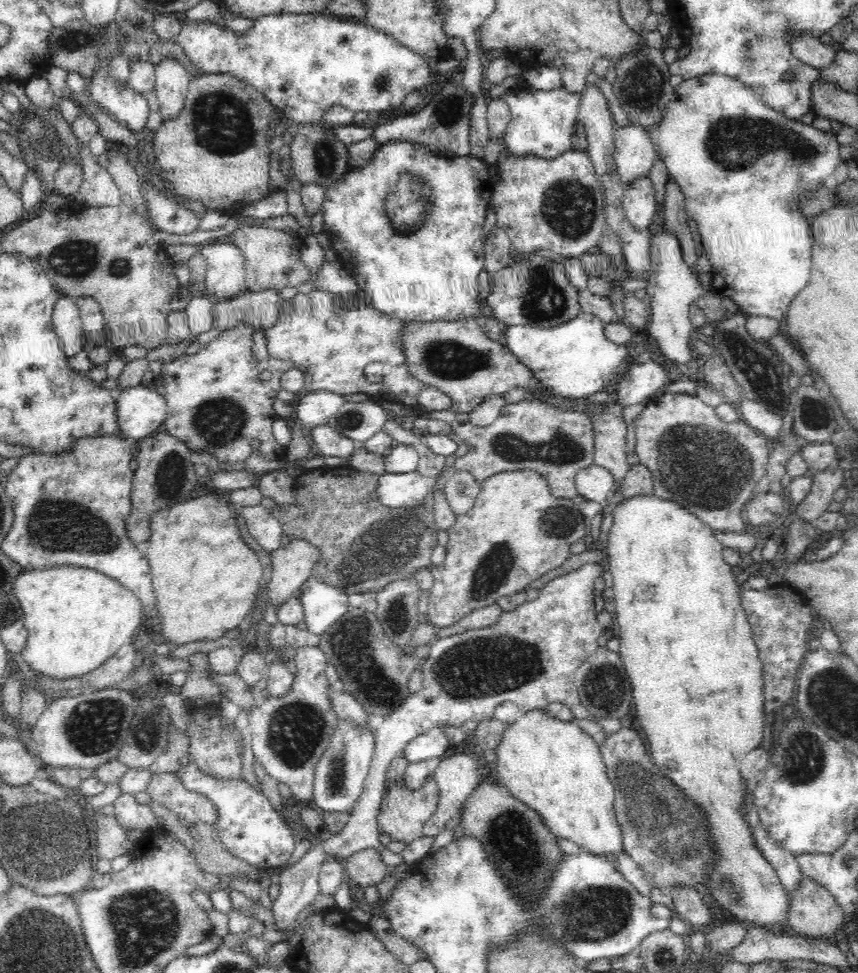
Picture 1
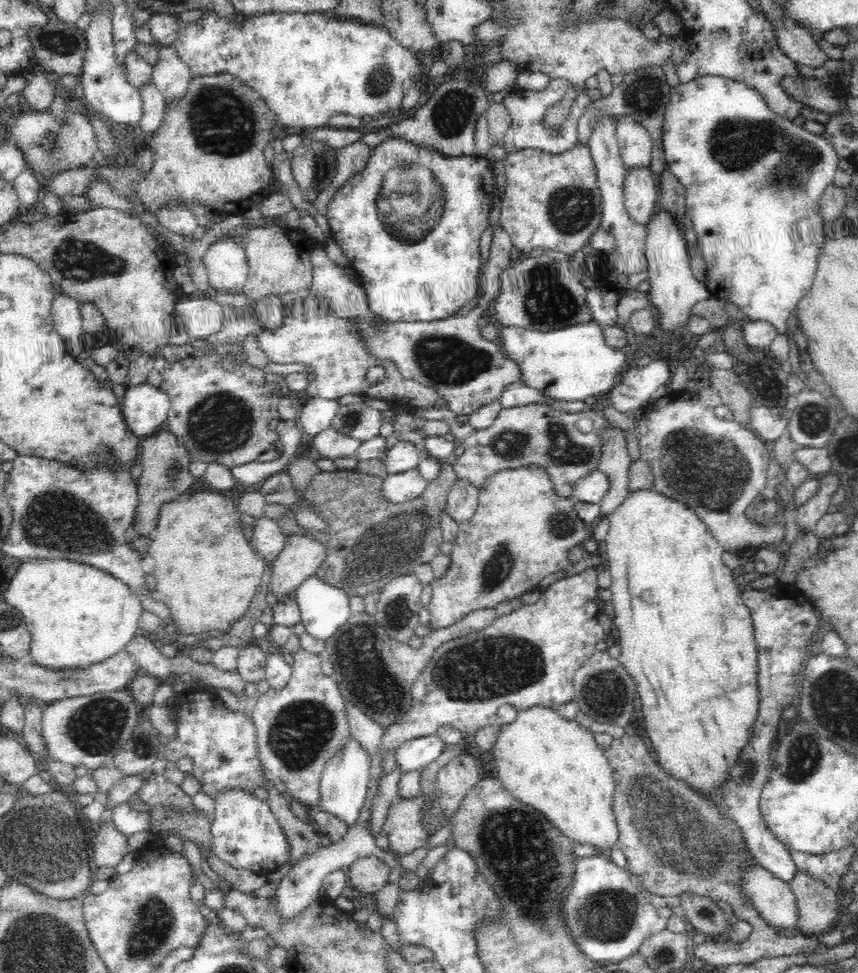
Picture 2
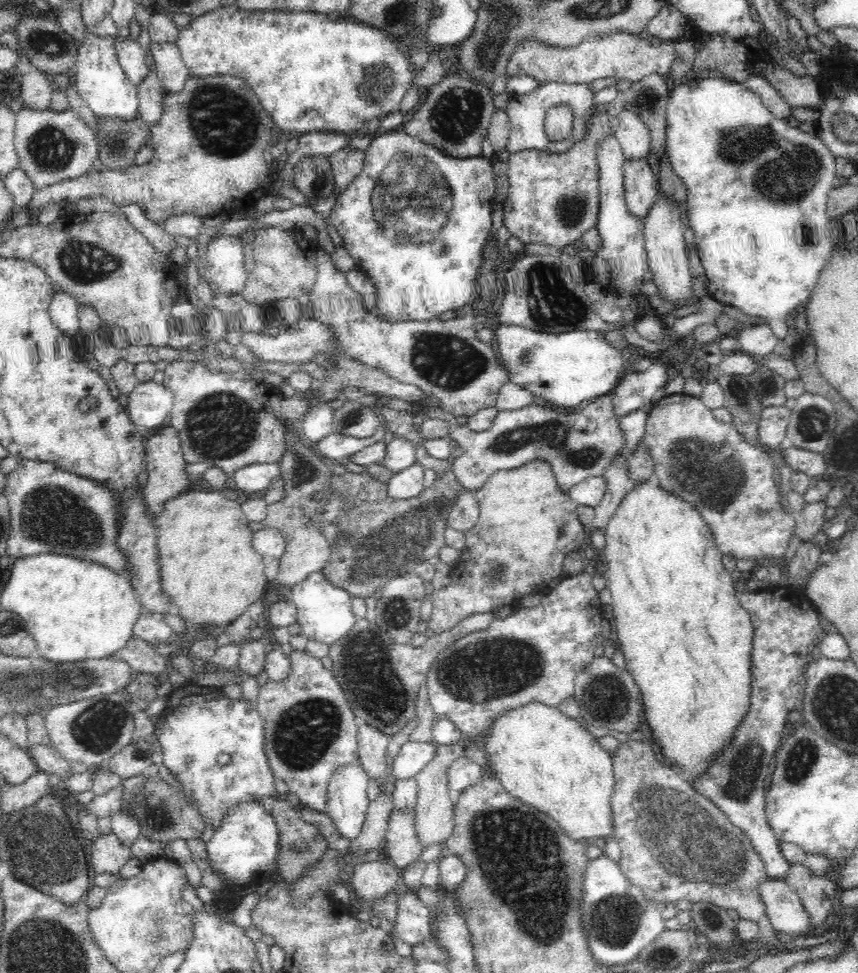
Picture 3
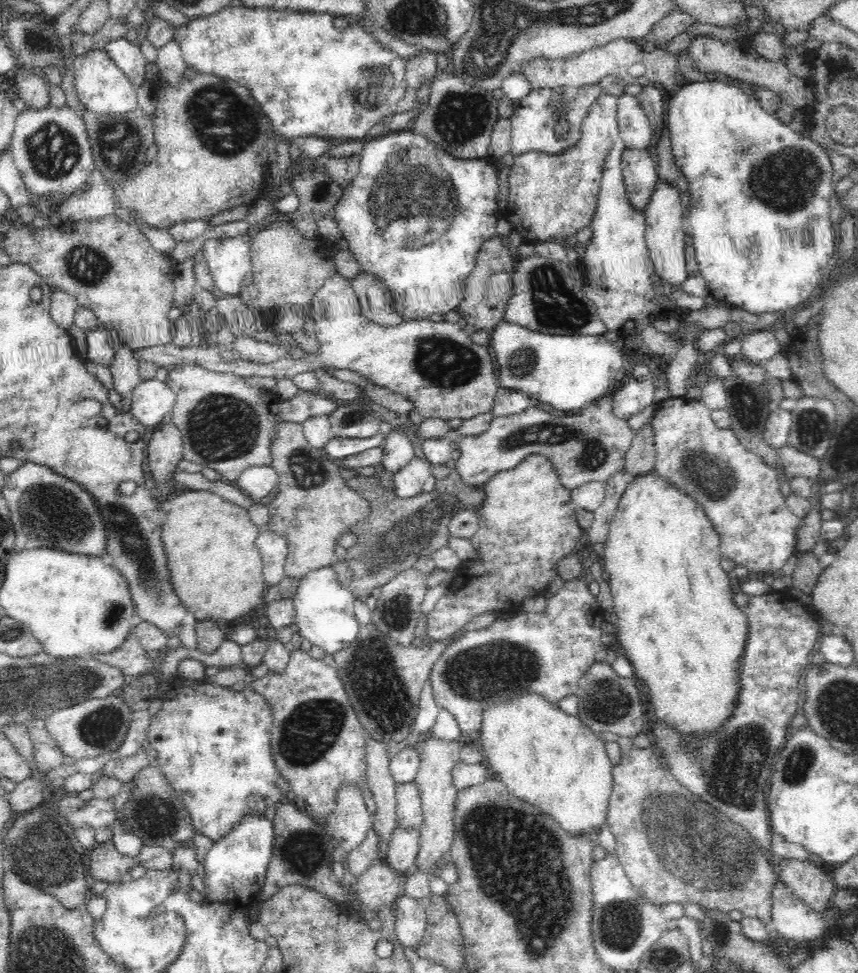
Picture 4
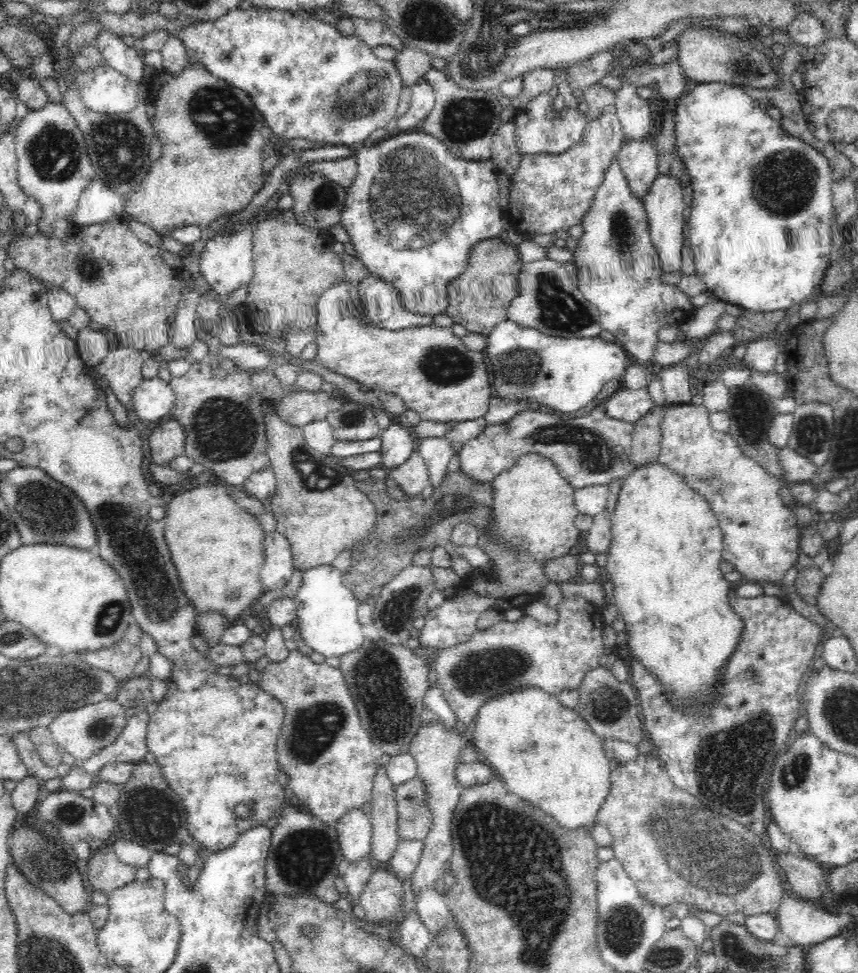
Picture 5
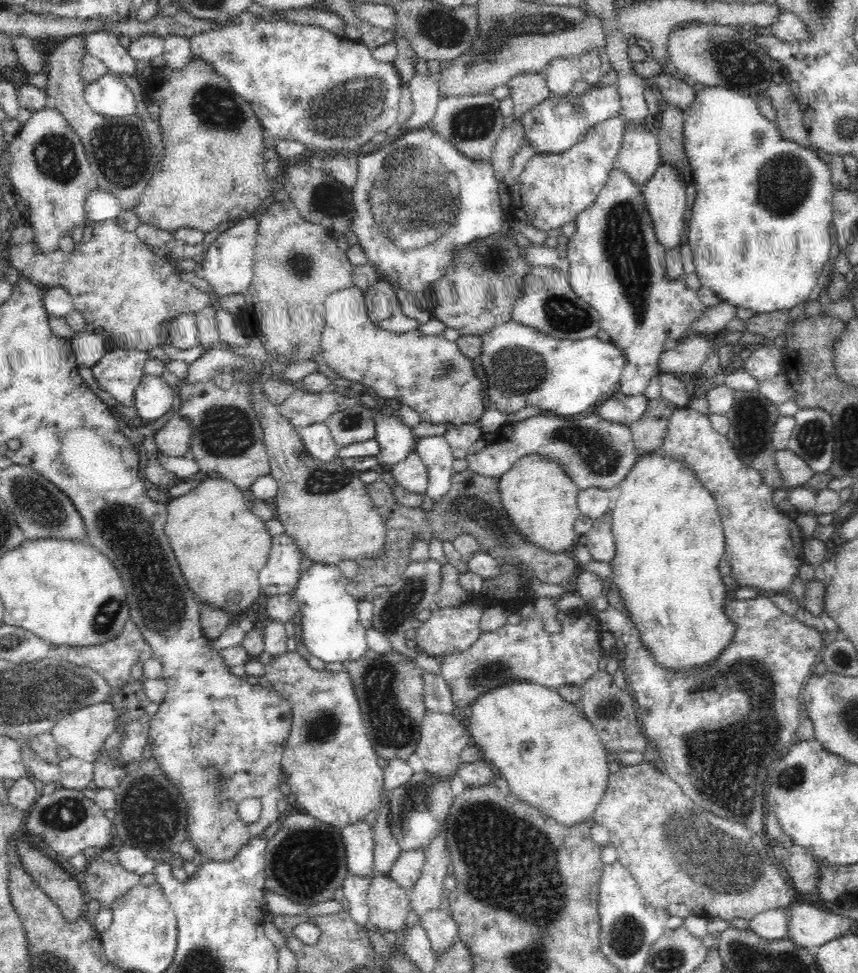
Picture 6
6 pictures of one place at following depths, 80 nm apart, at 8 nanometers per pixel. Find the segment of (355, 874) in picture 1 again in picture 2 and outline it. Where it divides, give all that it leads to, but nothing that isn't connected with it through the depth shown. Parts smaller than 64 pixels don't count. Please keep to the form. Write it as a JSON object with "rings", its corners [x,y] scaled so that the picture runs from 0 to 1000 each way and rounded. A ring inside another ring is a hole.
{"rings":[[[424,880],[403,894],[407,911],[422,919],[438,919],[455,908],[457,891],[437,880]]]}

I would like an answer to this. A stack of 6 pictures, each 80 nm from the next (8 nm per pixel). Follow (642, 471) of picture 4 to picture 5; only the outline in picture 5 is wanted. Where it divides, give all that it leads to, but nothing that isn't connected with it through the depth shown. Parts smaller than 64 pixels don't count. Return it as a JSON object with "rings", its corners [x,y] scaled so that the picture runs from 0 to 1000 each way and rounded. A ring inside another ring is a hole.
{"rings":[[[762,416],[747,431],[739,435],[737,458],[732,469],[738,481],[765,474],[772,453],[770,437],[779,416]]]}

